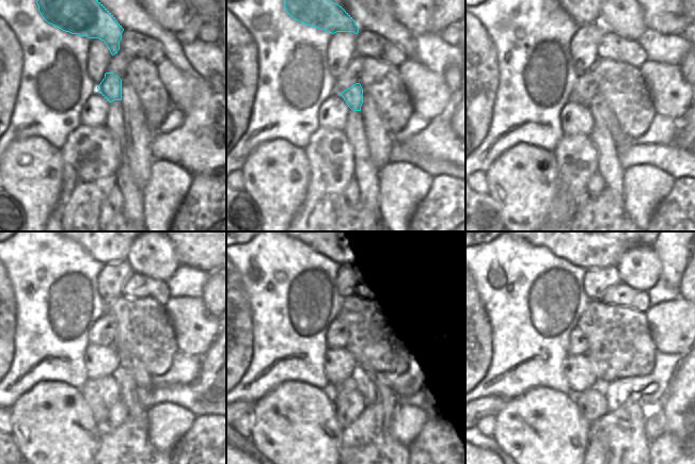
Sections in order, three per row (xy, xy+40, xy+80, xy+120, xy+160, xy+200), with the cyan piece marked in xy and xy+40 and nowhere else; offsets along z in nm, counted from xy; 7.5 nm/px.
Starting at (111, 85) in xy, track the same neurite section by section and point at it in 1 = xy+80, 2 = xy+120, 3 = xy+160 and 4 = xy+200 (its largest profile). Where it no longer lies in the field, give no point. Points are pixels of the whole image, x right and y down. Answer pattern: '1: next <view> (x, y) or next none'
1: next xy+80 (601, 112)
2: next xy+120 (127, 360)
3: next xy+160 (368, 447)
4: next xy+200 (622, 429)

